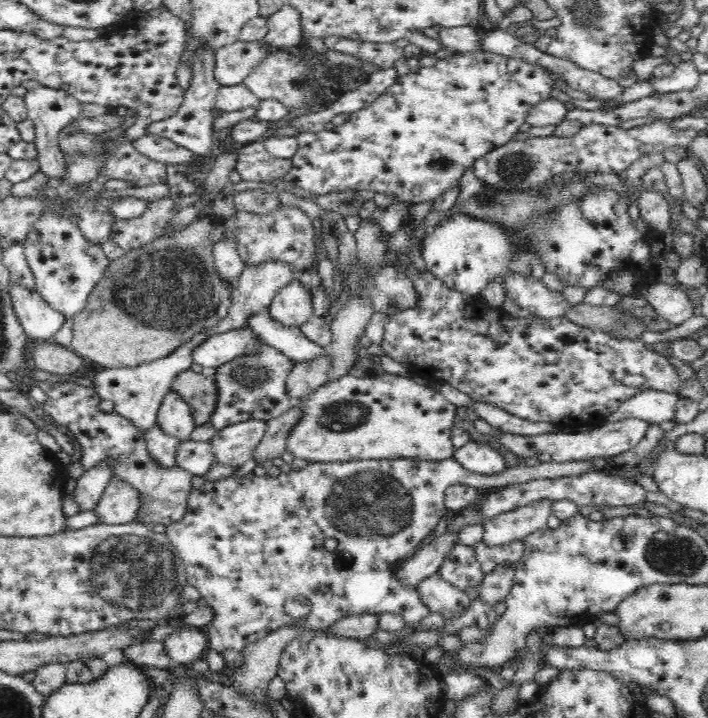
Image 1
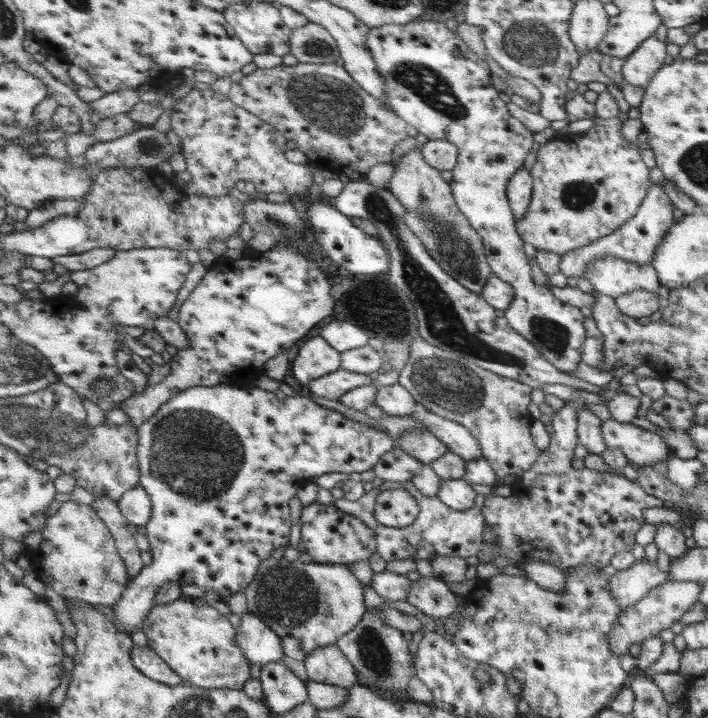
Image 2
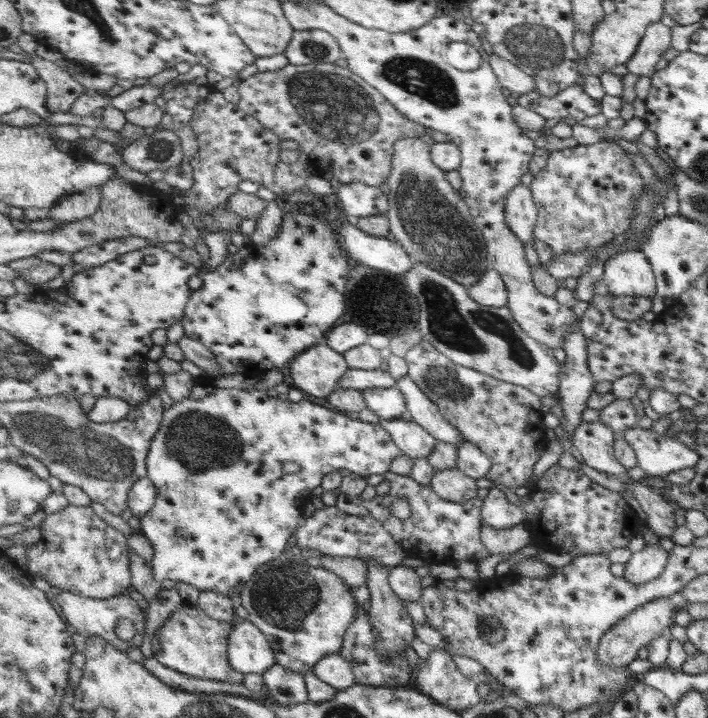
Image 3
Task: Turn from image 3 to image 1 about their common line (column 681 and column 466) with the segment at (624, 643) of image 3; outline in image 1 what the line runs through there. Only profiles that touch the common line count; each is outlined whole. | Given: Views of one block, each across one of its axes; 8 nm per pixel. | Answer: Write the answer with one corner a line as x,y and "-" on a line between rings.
439,572
423,579
418,585
415,586
415,588
422,597
424,604
426,604
426,607
431,612
440,612
445,616
451,616
453,619
458,618
462,612
465,612
470,607
472,602
464,591
459,590
456,586
446,582
446,580
443,580

